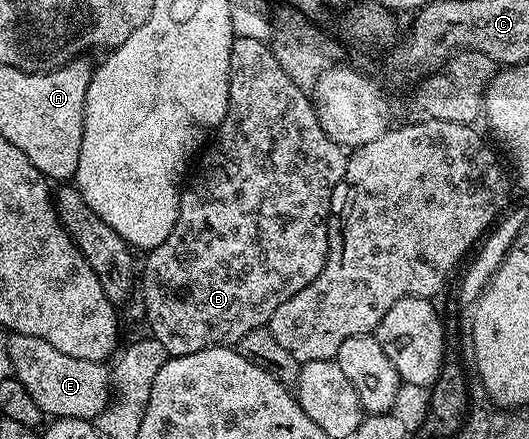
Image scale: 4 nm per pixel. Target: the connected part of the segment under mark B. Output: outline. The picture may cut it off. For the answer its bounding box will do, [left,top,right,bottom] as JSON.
[138,36,348,356]

